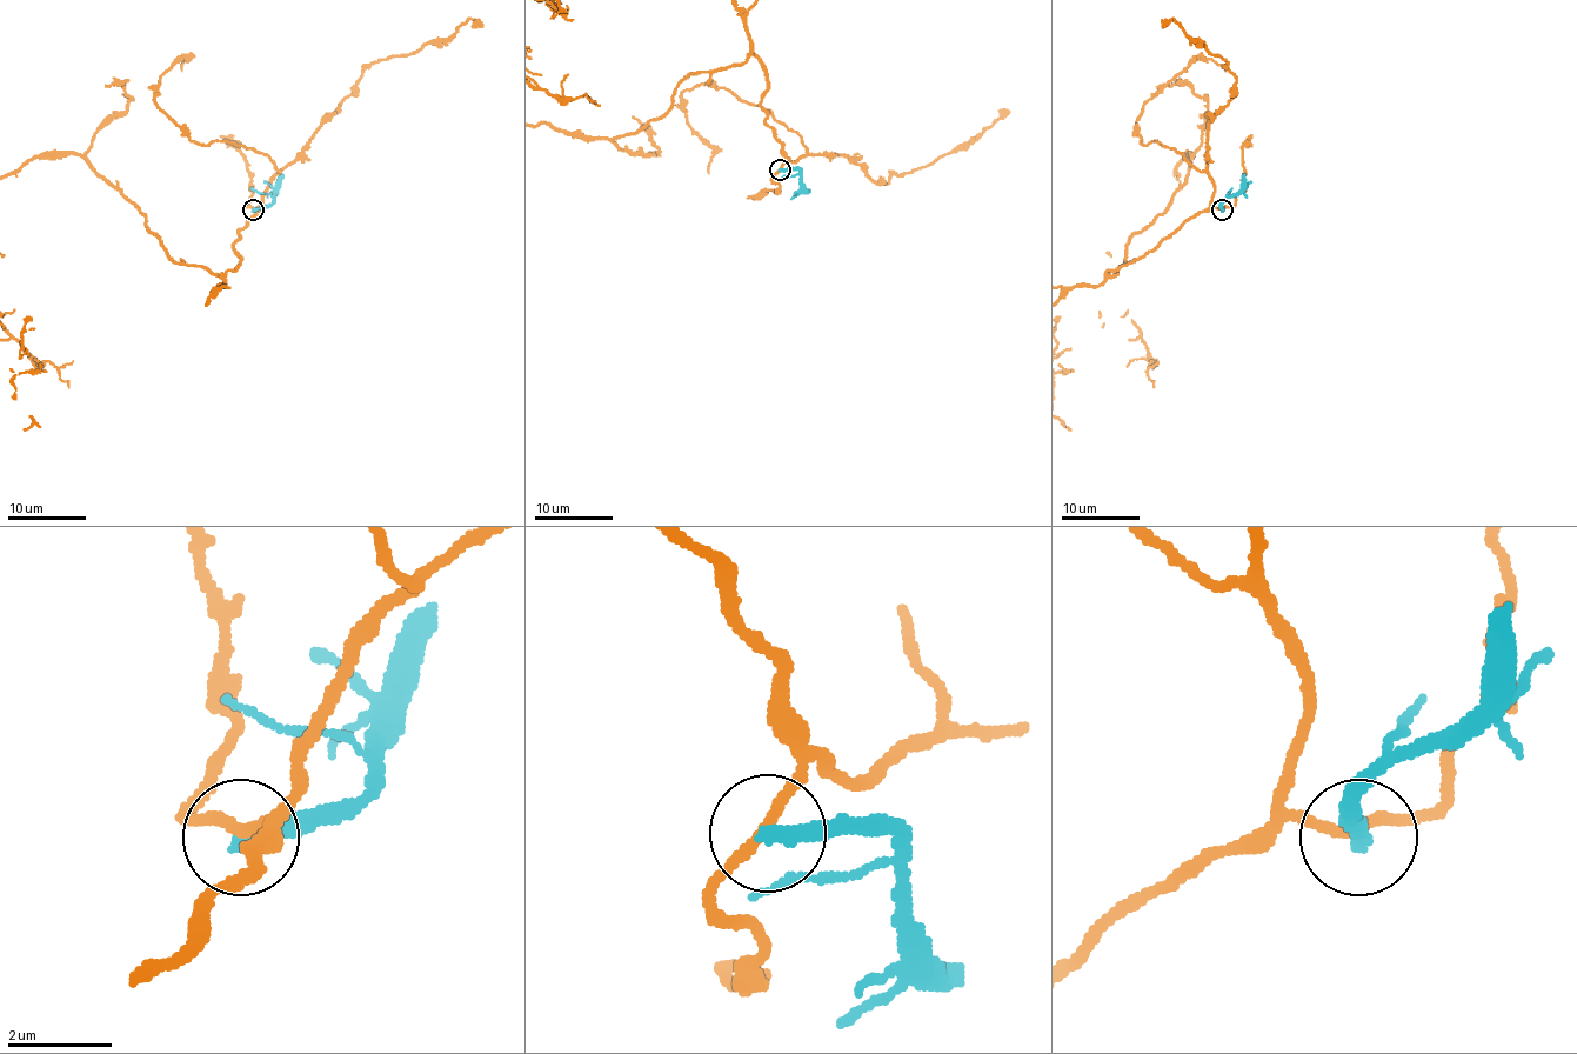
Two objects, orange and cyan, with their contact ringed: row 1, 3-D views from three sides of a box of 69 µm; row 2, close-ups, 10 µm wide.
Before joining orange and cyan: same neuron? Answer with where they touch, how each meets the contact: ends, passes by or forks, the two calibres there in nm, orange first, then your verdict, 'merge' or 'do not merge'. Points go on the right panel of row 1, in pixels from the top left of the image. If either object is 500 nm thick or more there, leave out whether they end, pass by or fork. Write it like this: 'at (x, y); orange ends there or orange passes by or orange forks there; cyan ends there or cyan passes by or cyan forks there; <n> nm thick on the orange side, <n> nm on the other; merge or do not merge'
at (1222, 209); orange passes by; cyan ends there; 200 nm thick on the orange side, 360 nm on the other; do not merge

